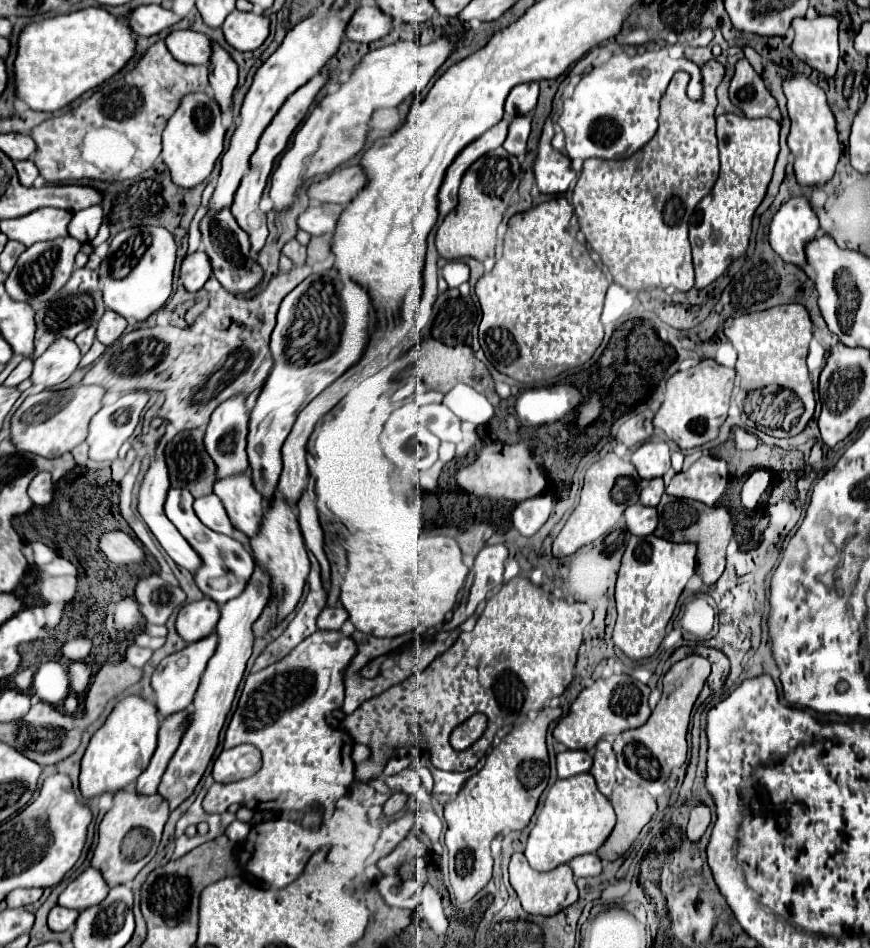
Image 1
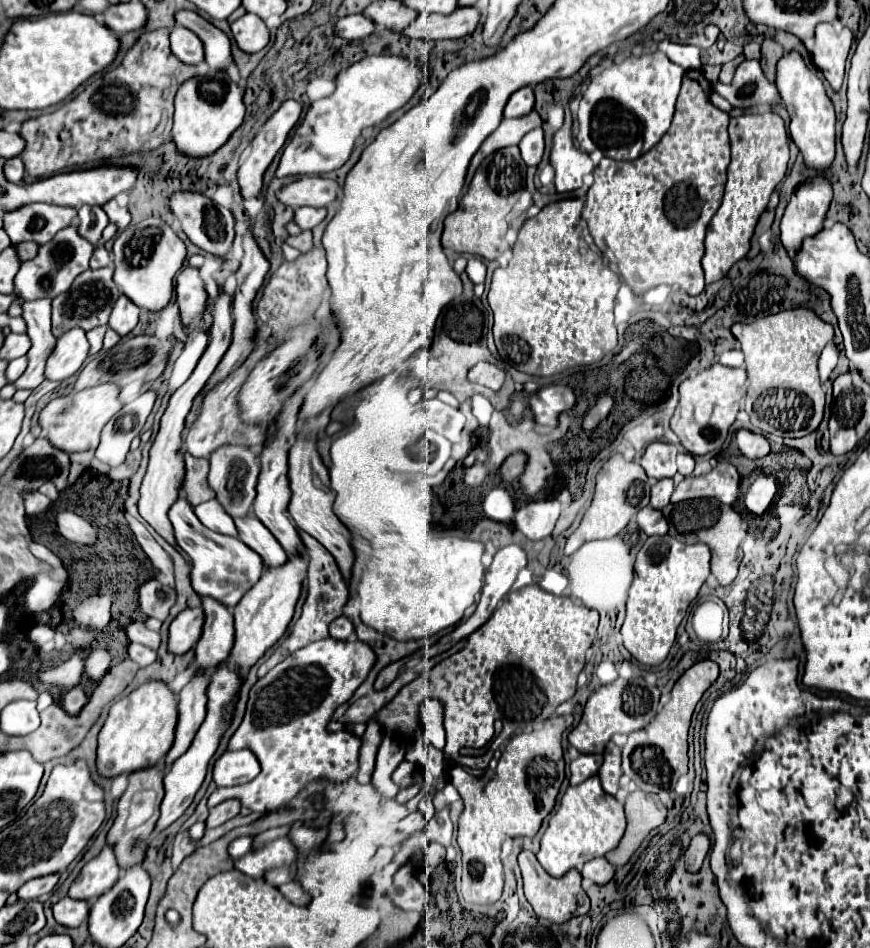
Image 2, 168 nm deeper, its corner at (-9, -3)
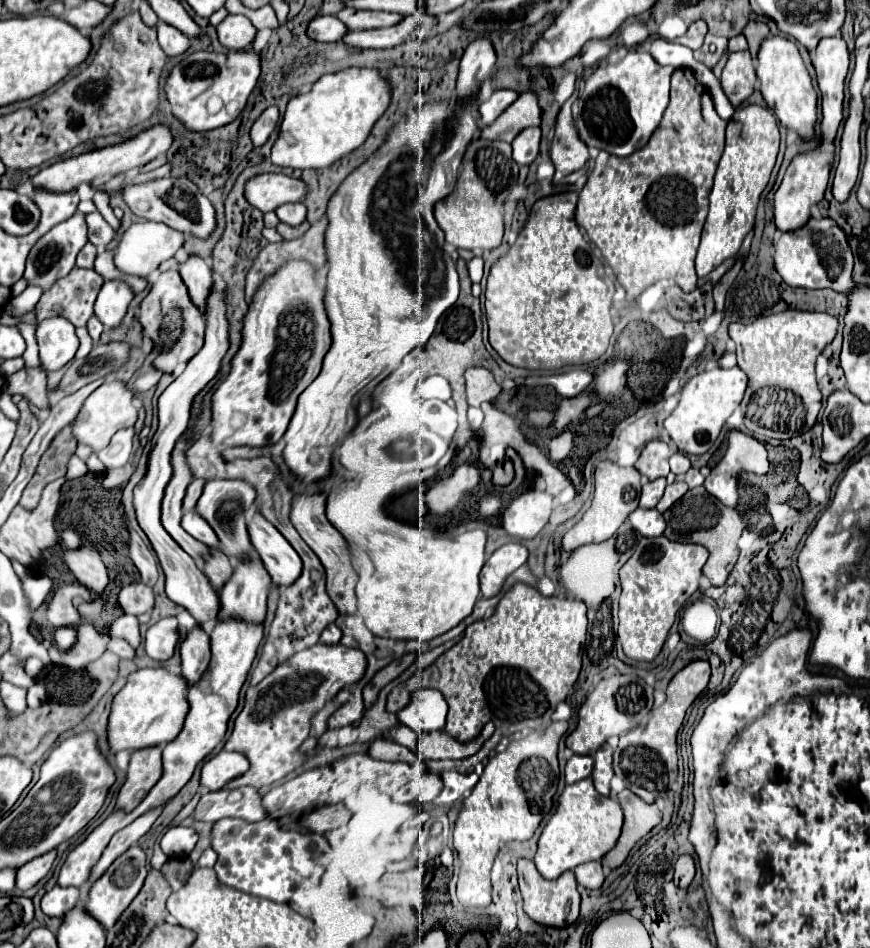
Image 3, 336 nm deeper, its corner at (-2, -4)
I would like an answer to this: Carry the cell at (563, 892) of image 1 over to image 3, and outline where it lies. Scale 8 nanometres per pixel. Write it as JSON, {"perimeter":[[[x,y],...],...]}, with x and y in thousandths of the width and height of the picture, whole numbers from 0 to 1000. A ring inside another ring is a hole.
{"perimeter":[[[599,905],[594,911],[594,922],[597,922],[597,937],[601,943],[601,958],[608,968],[613,968],[615,973],[620,973],[624,977],[640,977],[640,979],[654,977],[666,968],[668,947],[663,941],[663,930],[661,930],[659,920],[645,922],[640,928],[626,928],[617,920],[613,907]]]}

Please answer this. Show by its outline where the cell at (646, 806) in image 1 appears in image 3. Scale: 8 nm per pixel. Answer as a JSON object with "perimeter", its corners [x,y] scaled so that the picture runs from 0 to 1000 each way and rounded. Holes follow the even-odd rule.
{"perimeter":[[[725,833],[711,835],[711,846],[714,846],[714,852],[718,859],[716,878],[714,878],[707,895],[700,897],[691,905],[691,911],[702,916],[702,918],[714,914],[718,909],[723,897],[730,892],[730,888],[737,886],[744,878],[748,878],[760,867],[757,852],[753,848],[744,848],[741,844],[737,844]]]}

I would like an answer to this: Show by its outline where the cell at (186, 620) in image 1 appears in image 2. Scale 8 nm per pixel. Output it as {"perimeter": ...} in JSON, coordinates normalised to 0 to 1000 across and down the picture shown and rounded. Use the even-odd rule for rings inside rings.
{"perimeter":[[[225,640],[225,642],[207,645],[193,661],[193,689],[198,689],[198,691],[216,689],[223,682],[223,678],[228,676],[228,668],[232,668],[232,642]]]}

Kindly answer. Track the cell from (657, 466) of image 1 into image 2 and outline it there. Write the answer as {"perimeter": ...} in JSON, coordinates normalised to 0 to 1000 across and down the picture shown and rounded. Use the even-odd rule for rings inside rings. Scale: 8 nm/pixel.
{"perimeter":[[[747,467],[736,484],[738,495],[749,505],[763,505],[777,501],[777,480],[779,472],[770,467]]]}

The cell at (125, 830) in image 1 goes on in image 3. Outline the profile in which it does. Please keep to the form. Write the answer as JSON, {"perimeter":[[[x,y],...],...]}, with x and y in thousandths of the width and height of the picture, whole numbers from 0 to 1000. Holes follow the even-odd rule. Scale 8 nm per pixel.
{"perimeter":[[[178,787],[178,789],[169,789],[169,791],[157,791],[151,795],[146,823],[139,829],[137,840],[134,840],[134,852],[151,857],[155,852],[155,838],[160,833],[171,835],[180,827],[180,823],[185,821],[185,814],[187,814],[185,791],[187,791],[187,787]]]}

